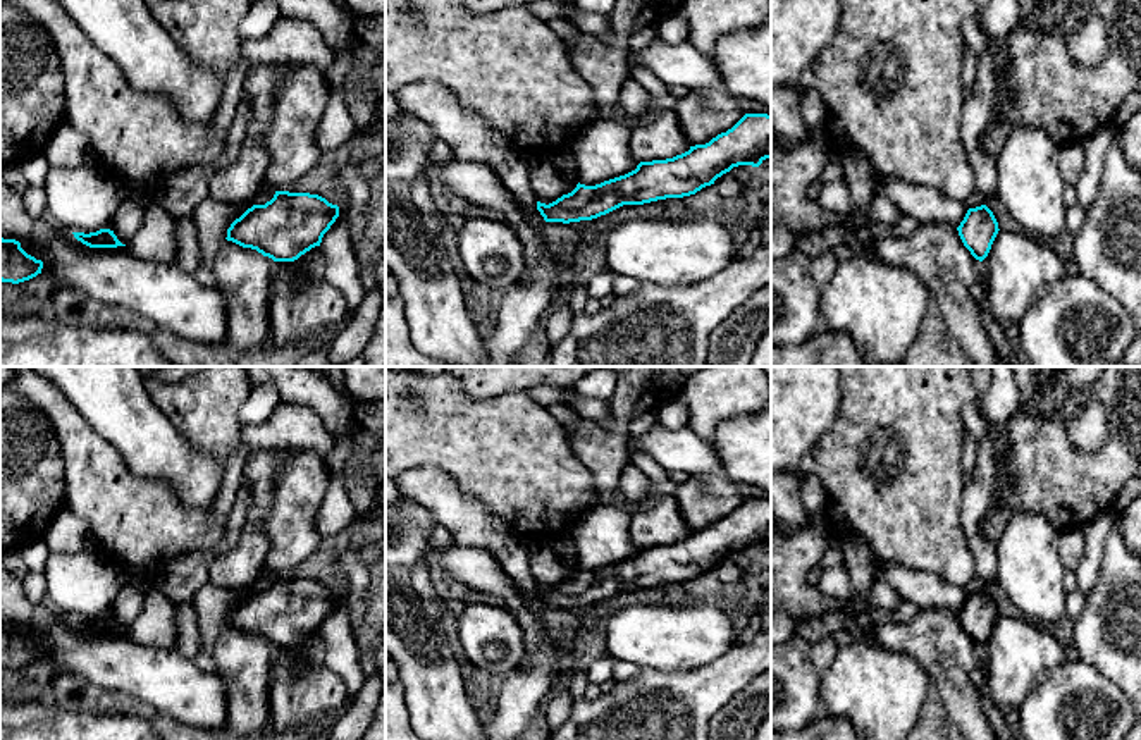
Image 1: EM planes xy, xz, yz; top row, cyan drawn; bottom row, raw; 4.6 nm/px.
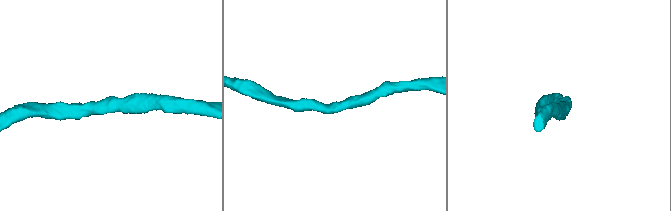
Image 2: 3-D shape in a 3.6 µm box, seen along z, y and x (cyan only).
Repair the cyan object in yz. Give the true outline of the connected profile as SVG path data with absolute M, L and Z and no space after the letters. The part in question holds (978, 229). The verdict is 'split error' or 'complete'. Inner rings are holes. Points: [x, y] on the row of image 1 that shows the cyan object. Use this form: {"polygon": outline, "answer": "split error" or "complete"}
{"polygon": "M981 205L967 210L957 231L971 255L983 262L1000 229L993 212L986 205Z", "answer": "complete"}

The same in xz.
{"polygon": "M745 114L706 145L666 160L640 162L635 170L595 186L577 188L537 210L546 222L580 222L623 205L644 205L695 194L738 165L759 167L771 158L771 115Z", "answer": "complete"}

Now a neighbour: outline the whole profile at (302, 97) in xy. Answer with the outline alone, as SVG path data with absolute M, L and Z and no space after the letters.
M286 65L282 83L275 89L274 119L267 129L270 160L263 184L274 191L287 191L320 162L315 131L330 93L325 74L315 65Z

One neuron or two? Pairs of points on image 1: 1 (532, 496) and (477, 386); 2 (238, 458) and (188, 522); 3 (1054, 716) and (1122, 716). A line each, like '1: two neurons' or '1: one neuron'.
1: two neurons
2: two neurons
3: one neuron

